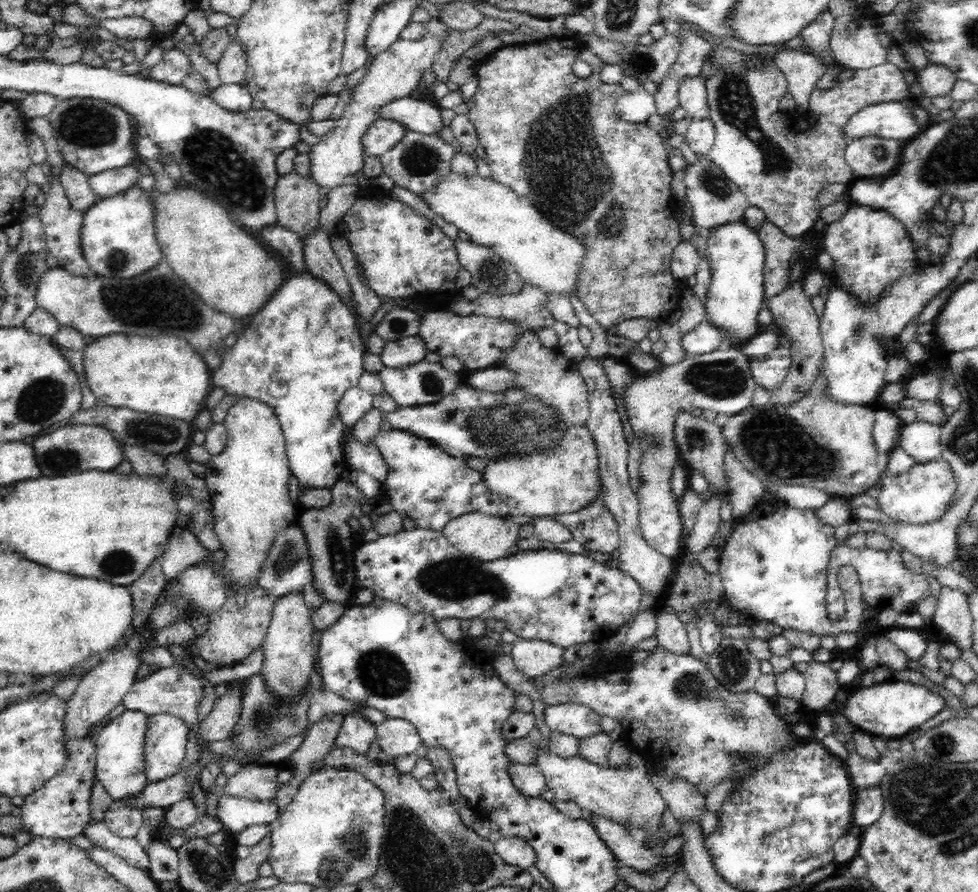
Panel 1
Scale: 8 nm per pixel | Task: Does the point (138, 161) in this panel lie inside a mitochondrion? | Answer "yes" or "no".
no

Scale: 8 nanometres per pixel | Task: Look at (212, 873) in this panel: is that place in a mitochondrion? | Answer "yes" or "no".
yes

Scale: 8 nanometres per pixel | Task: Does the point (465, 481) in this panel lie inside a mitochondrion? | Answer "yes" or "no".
no

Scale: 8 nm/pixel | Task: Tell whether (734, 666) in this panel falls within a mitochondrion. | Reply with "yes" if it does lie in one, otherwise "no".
yes

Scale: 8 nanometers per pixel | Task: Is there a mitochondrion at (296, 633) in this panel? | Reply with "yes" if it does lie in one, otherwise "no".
no

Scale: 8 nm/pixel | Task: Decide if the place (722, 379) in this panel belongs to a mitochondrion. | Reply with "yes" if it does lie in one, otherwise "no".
yes

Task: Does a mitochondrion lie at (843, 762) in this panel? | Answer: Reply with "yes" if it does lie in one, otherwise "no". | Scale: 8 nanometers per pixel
no

